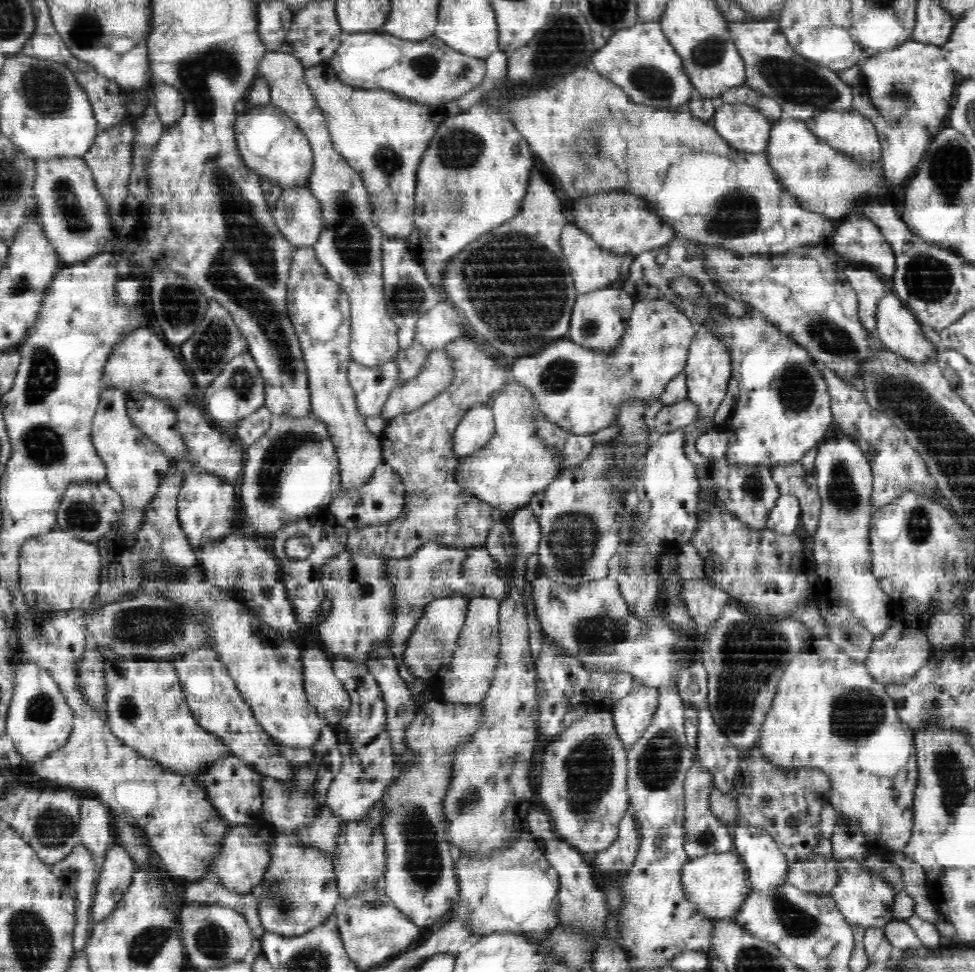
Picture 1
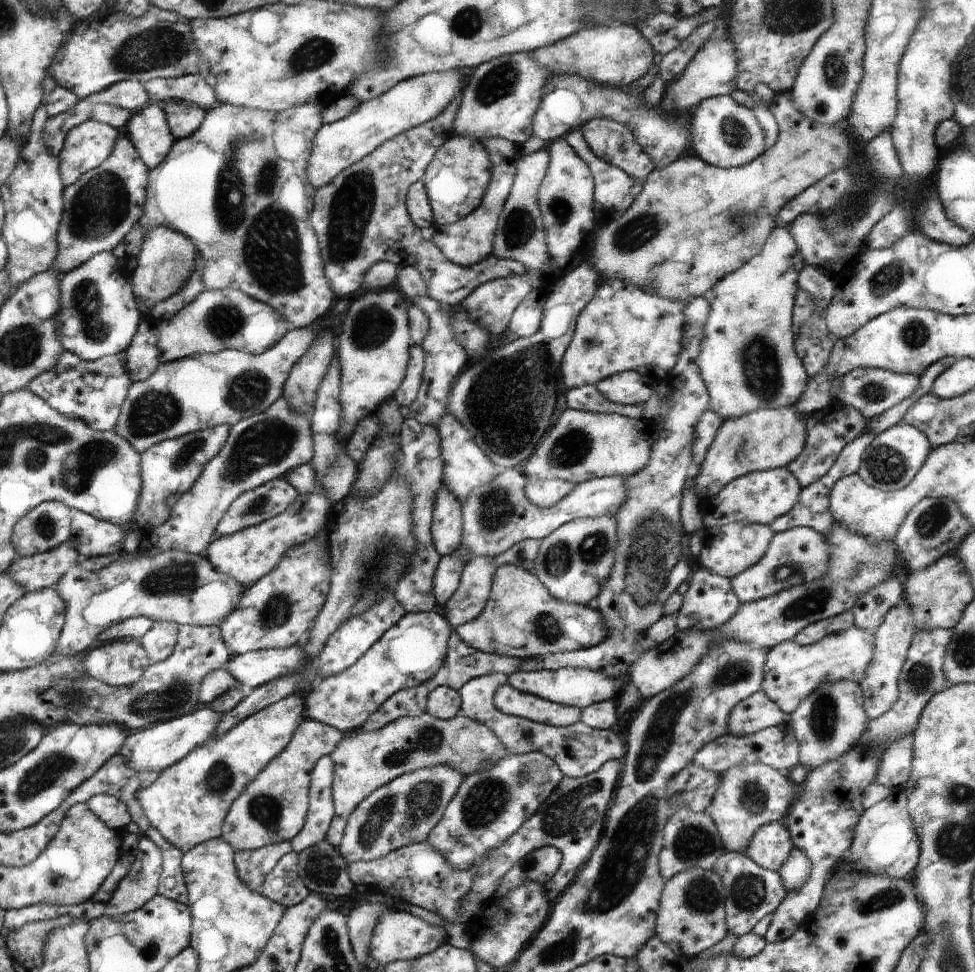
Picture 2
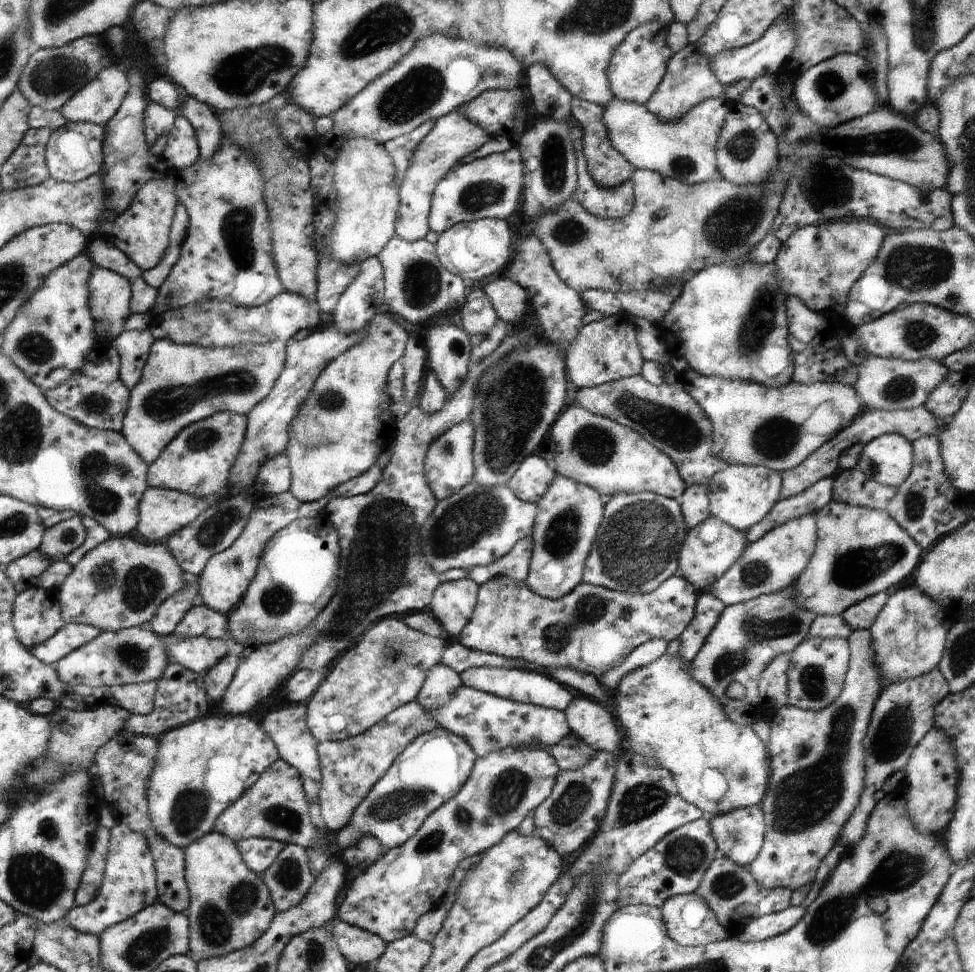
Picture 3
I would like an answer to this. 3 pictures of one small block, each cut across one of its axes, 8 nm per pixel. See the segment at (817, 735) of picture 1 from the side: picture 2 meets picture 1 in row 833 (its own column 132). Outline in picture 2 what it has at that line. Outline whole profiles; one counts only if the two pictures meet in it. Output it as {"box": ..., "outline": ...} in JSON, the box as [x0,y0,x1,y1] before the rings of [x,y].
{"box":[104,834,165,918],"outline":[[[141,834],[138,852],[128,878],[120,884],[104,916],[114,918],[136,912],[160,895],[165,865],[163,850],[146,834]]]}

